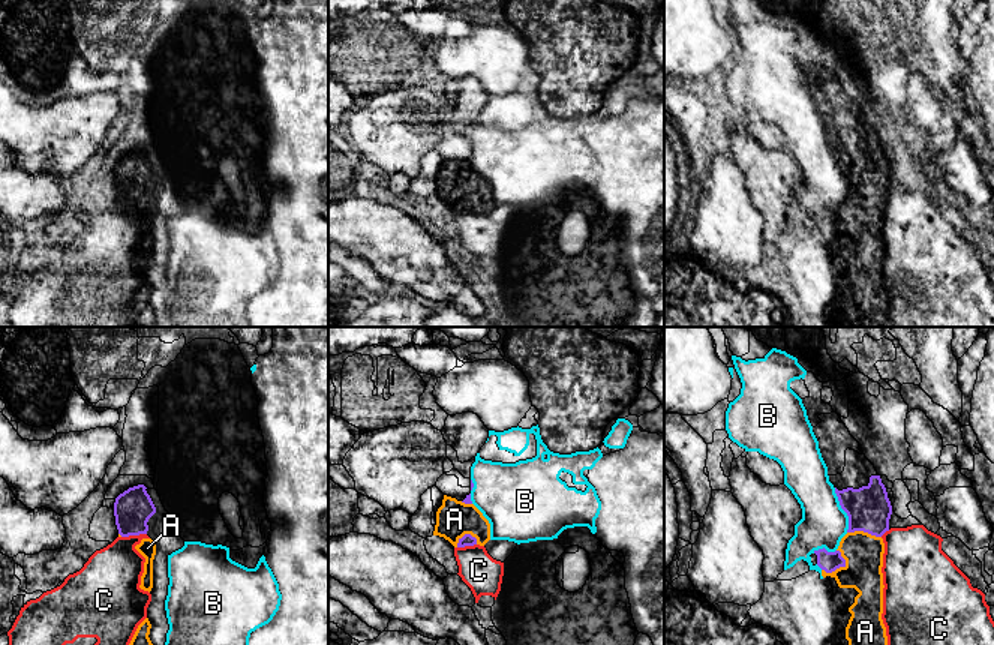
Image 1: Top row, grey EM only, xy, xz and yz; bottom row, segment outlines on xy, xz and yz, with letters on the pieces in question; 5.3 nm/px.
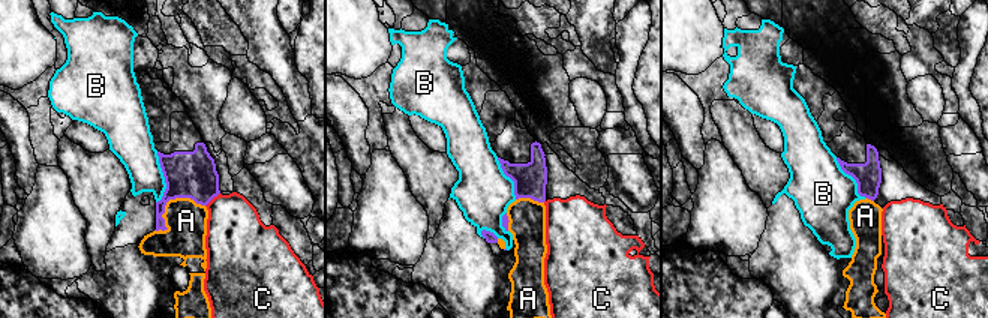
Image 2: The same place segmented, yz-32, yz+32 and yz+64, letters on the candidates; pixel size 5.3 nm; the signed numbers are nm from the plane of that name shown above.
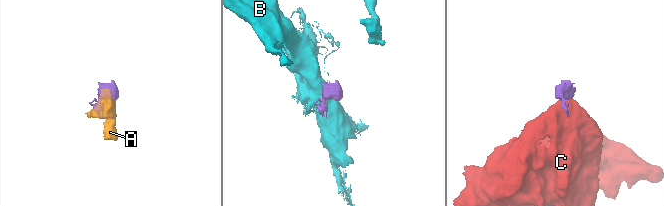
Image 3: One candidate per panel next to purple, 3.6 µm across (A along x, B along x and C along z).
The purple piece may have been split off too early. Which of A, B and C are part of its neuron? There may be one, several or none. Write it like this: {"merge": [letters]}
{"merge": ["A"]}

